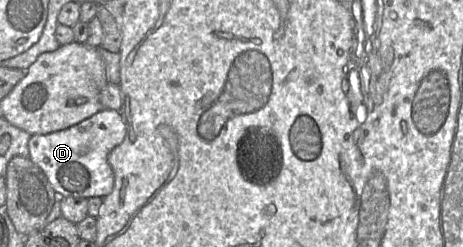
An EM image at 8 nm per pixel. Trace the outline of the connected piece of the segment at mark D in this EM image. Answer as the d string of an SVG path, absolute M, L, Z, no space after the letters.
M103 108L91 117L63 130L32 134L28 157L44 172L59 197L105 197L114 187L108 154L124 140L126 124L120 110Z

